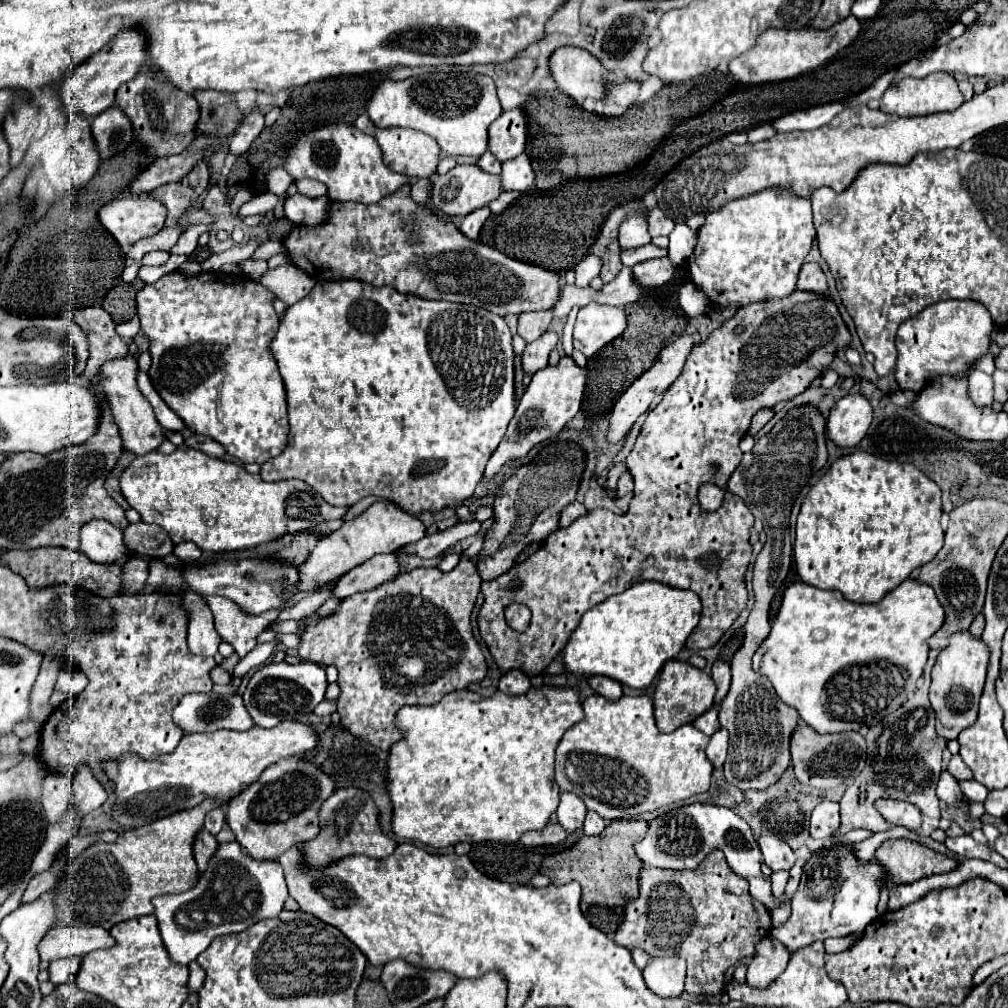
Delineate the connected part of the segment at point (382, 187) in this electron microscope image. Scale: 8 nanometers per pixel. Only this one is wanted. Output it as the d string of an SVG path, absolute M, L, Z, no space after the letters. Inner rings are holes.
M327 125L309 131L295 139L295 149L287 153L285 169L295 179L319 179L327 185L327 195L331 197L349 197L349 201L377 203L379 199L395 193L403 185L413 185L413 177L399 175L385 167L381 159L381 149L369 133L361 133L351 125Z

